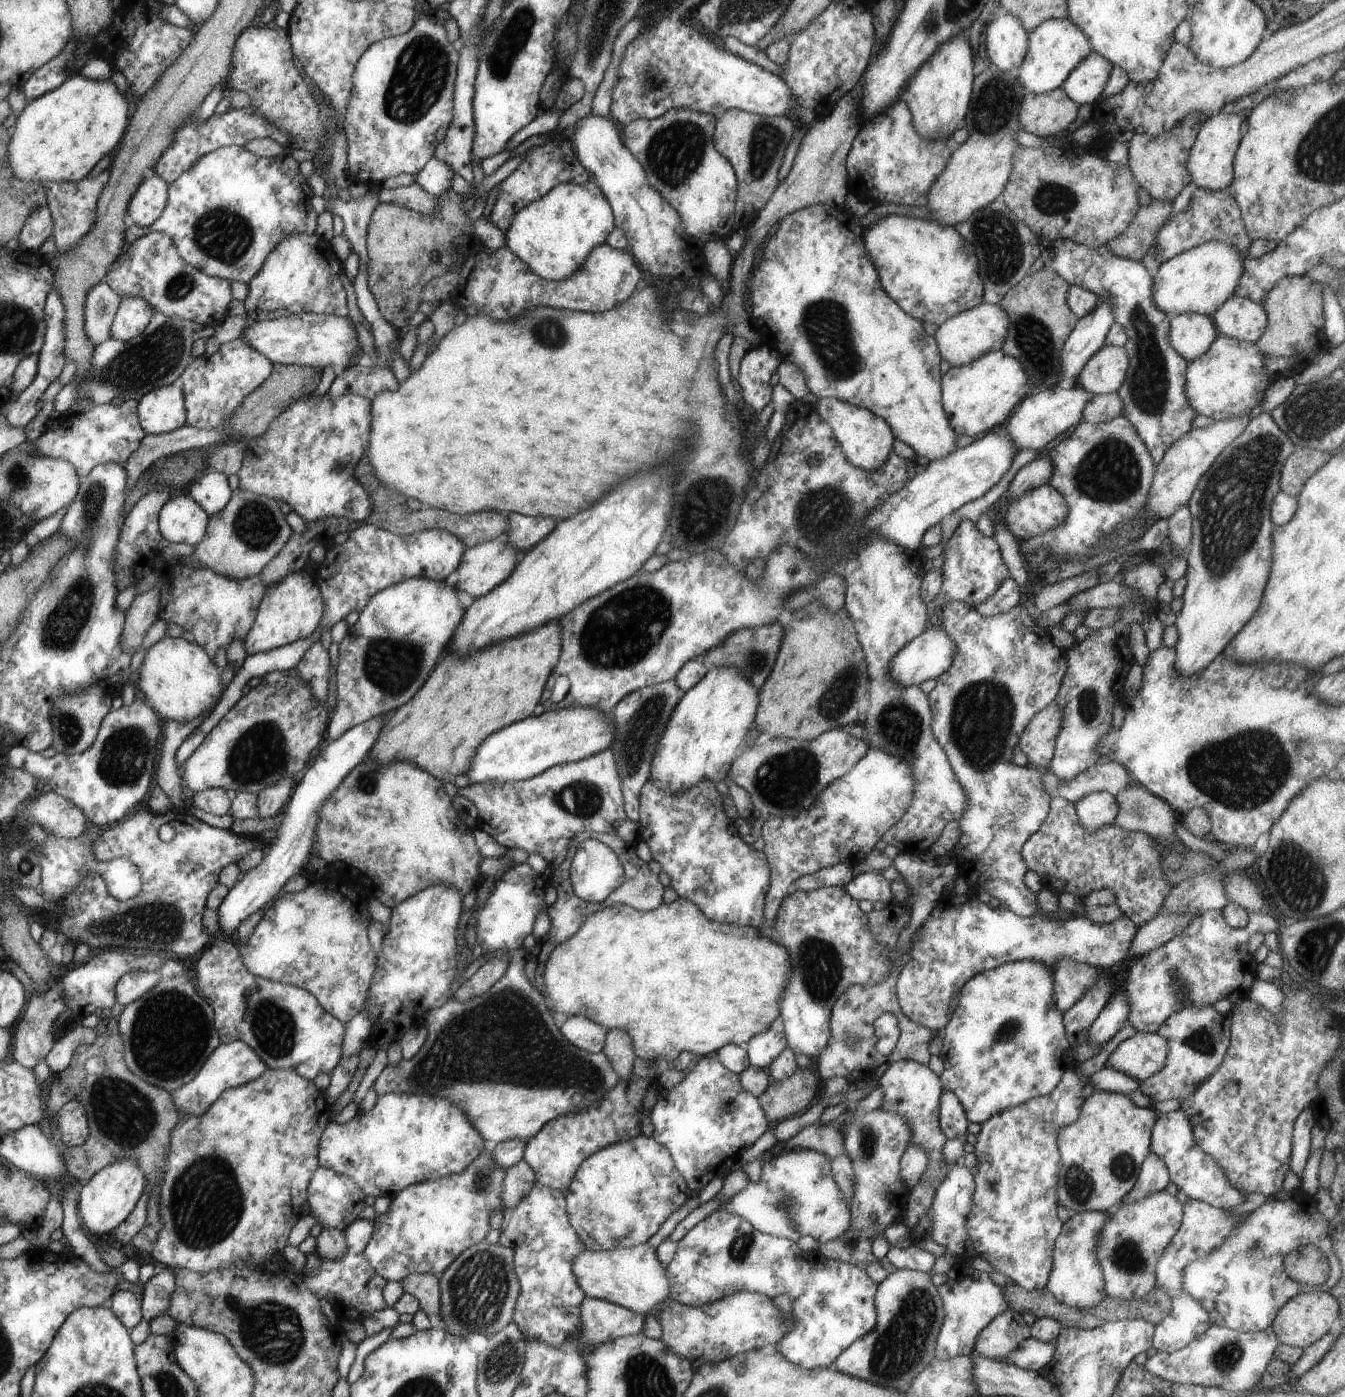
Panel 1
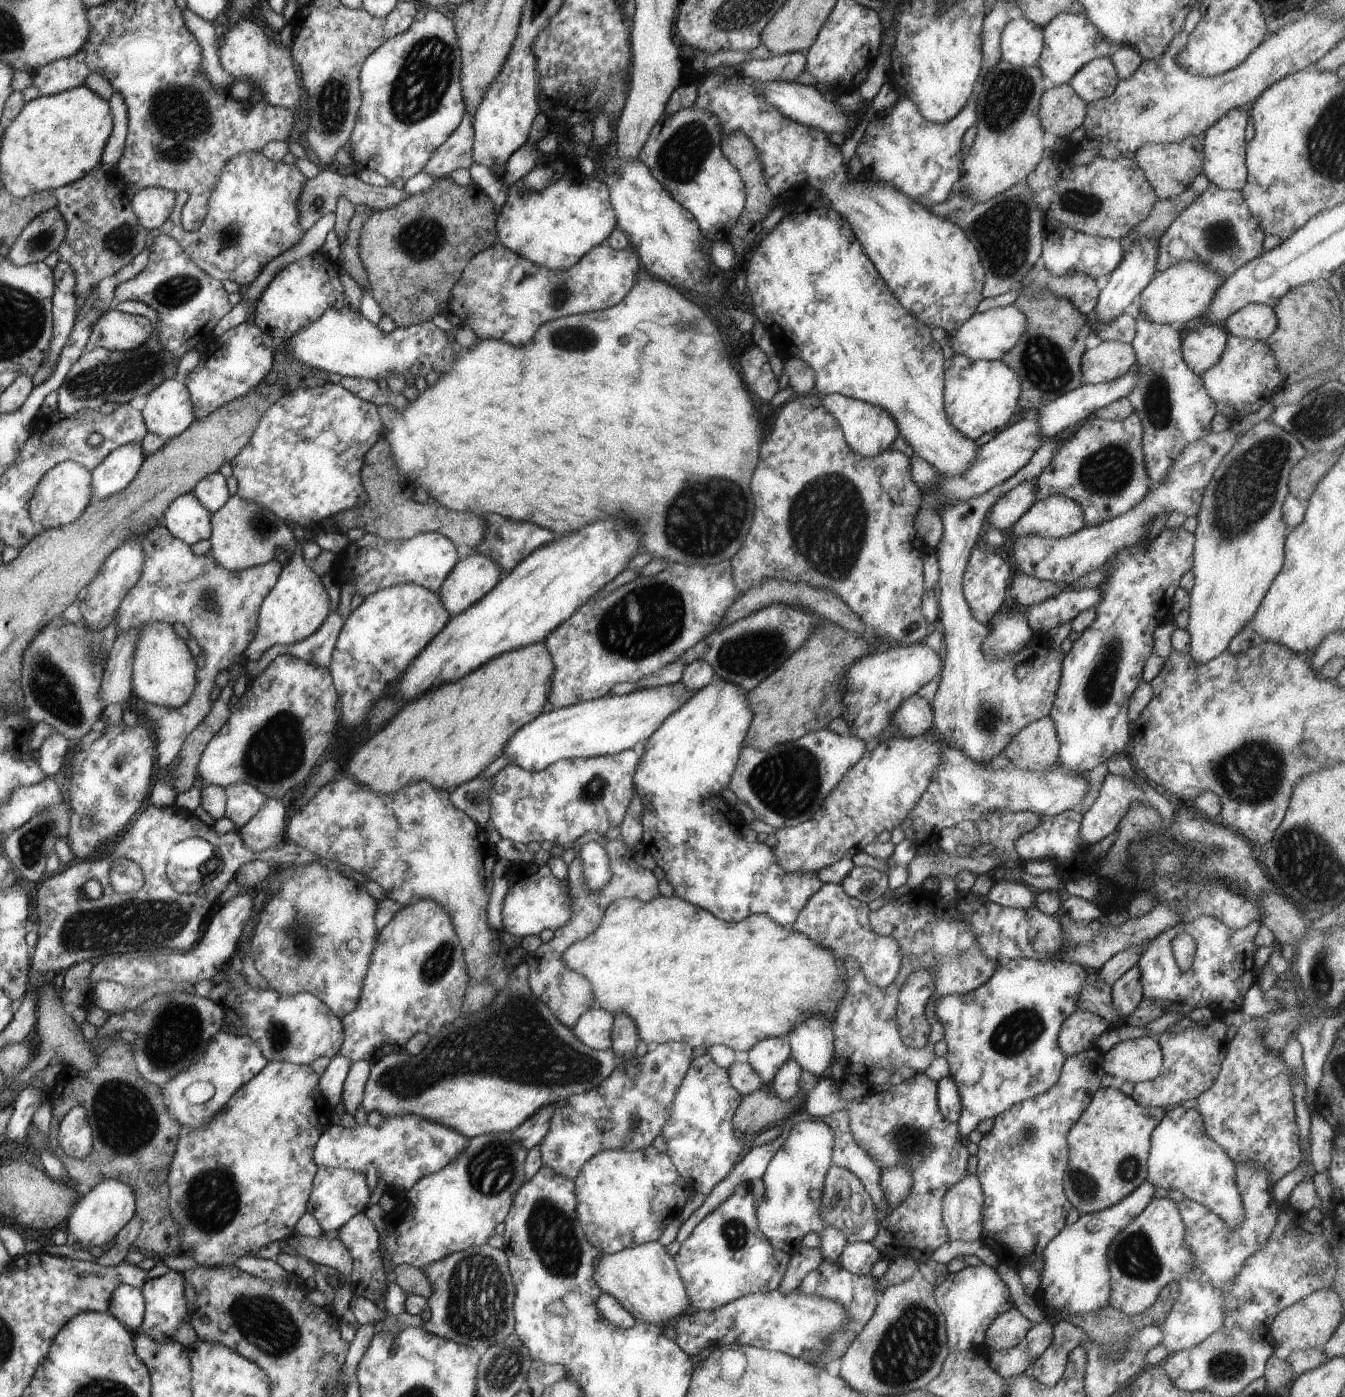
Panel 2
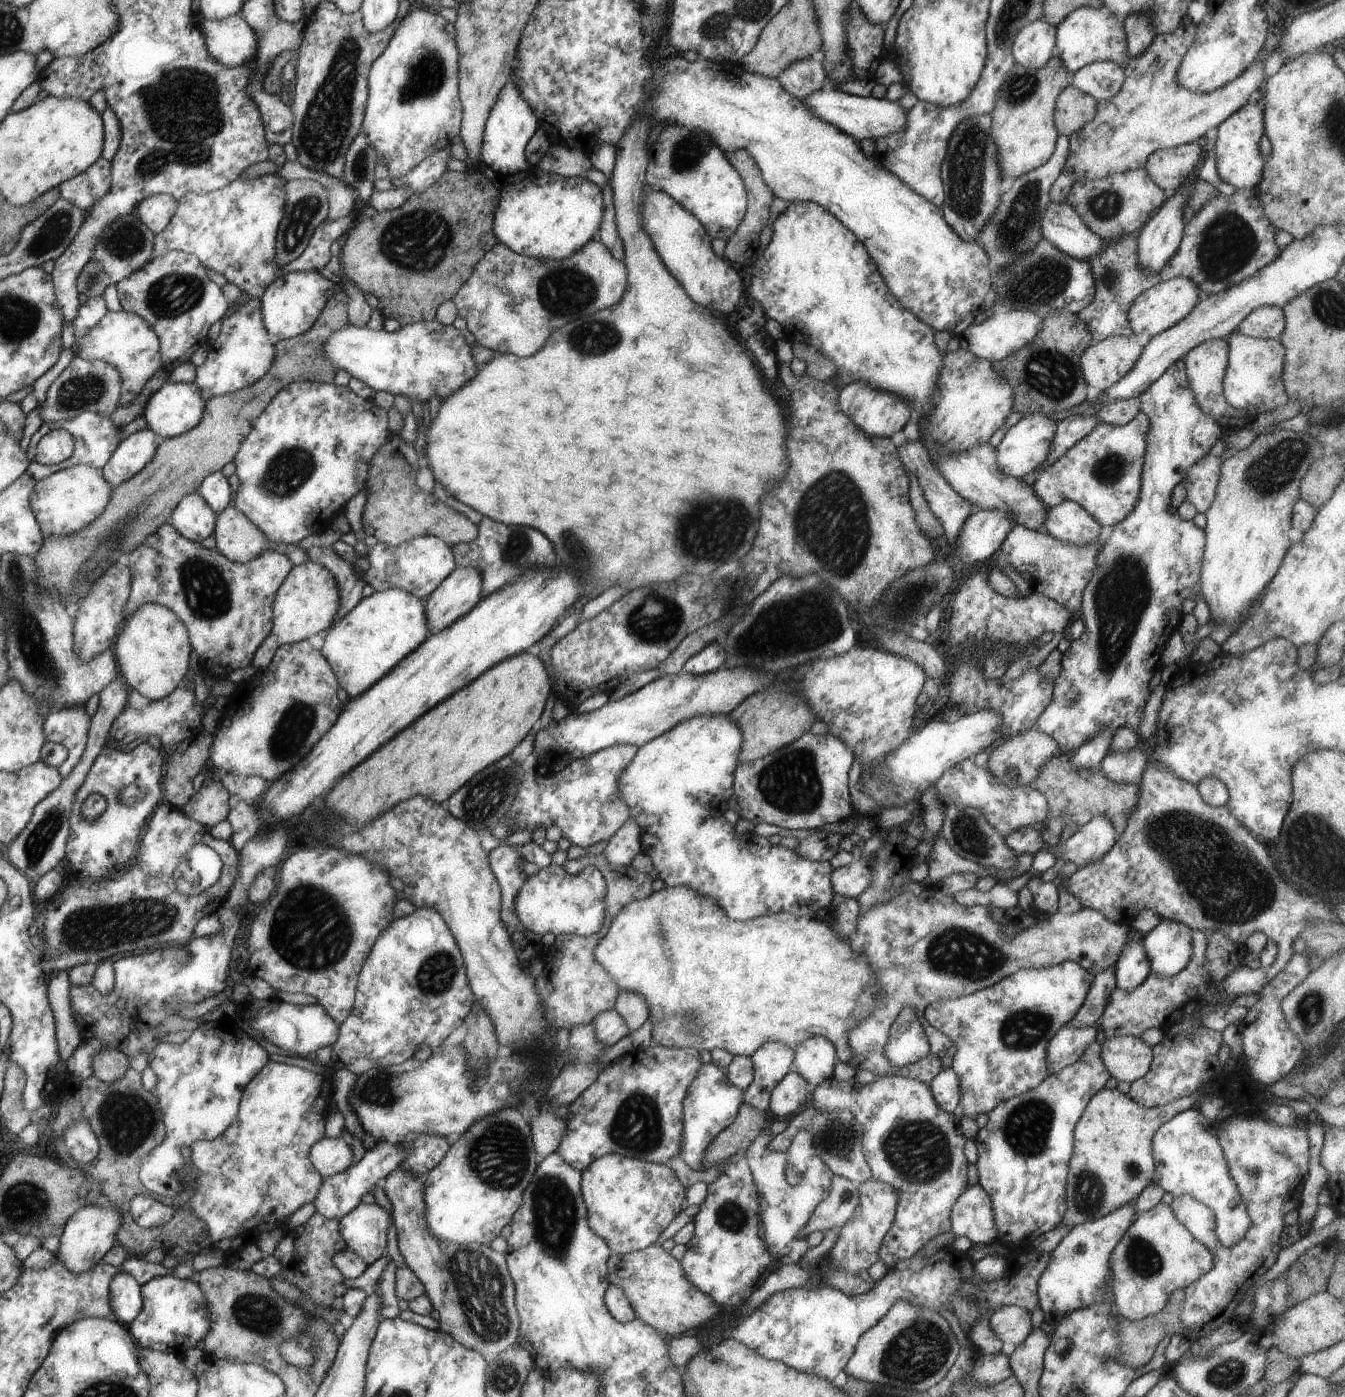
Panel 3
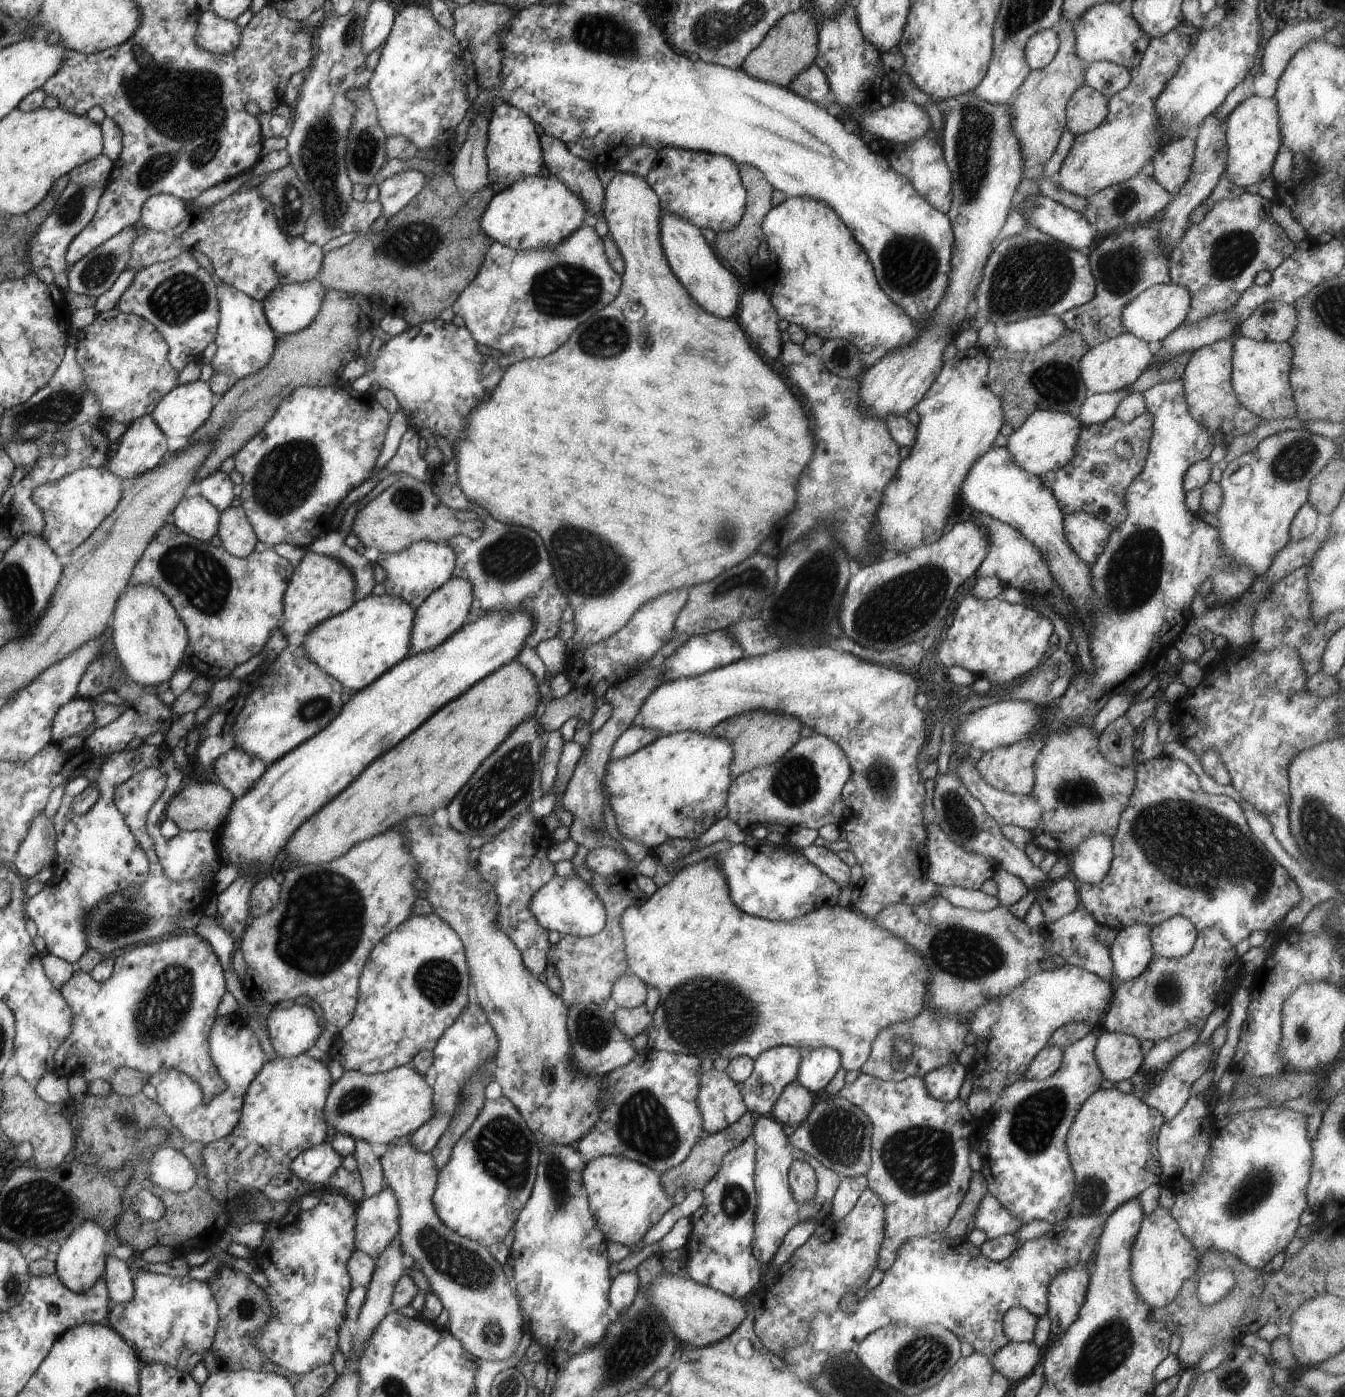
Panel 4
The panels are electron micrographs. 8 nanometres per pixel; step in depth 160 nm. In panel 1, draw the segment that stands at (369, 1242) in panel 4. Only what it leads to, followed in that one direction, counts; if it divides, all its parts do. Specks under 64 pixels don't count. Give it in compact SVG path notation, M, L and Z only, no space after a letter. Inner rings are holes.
M356 1219L343 1230L347 1239L348 1250L342 1261L322 1259L320 1273L314 1277L307 1275L304 1268L298 1272L314 1294L332 1304L333 1310L339 1315L341 1320L352 1319L360 1321L369 1314L386 1308L386 1303L383 1299L383 1288L388 1280L383 1275L378 1274L368 1258L365 1257L368 1241L371 1240L374 1232L375 1223L373 1221Z

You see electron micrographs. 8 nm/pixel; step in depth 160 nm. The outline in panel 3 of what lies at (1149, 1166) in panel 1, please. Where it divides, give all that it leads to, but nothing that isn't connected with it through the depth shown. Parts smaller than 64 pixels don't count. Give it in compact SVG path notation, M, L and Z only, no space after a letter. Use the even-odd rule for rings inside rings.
M1129 1204L1121 1206L1102 1218L1077 1224L1060 1240L1037 1282L1039 1308L1046 1314L1048 1324L1056 1326L1067 1313L1092 1306L1103 1299L1105 1282L1111 1274L1110 1255L1132 1224L1133 1212Z

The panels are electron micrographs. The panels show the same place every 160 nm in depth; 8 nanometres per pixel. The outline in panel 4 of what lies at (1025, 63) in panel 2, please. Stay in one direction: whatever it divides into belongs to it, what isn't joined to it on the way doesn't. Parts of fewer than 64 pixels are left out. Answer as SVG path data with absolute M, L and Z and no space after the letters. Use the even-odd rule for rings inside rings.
M1044 29L1033 34L1027 42L1025 59L1031 70L1040 71L1055 56L1059 49L1059 38L1052 29Z

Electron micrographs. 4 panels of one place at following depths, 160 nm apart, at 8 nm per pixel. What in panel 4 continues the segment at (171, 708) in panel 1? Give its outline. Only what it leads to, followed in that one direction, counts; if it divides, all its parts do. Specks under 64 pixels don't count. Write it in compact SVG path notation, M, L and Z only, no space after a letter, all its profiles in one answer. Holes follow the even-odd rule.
M148 583L127 585L115 605L114 620L111 621L107 638L132 682L143 687L160 687L170 682L190 644L187 625L171 599L158 587Z

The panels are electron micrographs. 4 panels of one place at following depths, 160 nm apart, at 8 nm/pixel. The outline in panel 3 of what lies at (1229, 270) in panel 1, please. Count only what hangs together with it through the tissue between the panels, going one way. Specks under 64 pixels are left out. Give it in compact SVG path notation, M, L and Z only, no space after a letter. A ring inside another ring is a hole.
M1182 277L1162 280L1148 290L1142 291L1132 301L1127 312L1127 320L1135 334L1148 334L1155 337L1180 322L1191 310L1194 310L1198 300L1199 294L1192 281Z

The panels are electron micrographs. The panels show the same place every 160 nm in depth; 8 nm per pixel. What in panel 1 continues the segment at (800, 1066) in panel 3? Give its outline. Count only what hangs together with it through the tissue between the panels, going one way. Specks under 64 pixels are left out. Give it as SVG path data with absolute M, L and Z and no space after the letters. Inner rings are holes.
M823 886L811 891L794 891L781 900L774 926L769 936L775 943L786 947L791 954L792 972L780 1003L780 1016L784 1024L787 1048L795 1054L800 1053L812 1060L817 1060L819 1054L826 1048L831 1037L829 1027L831 1010L838 997L852 985L871 987L885 981L892 972L896 962L894 950L881 945L870 930L869 918L860 909L858 901L852 898L844 887Z

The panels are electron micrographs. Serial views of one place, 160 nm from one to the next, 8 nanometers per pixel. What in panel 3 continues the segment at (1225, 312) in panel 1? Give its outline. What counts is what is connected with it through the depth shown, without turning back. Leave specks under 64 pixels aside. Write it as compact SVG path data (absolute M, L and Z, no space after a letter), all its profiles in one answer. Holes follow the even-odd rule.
M1261 306L1244 318L1236 332L1255 339L1279 339L1284 329L1283 307Z

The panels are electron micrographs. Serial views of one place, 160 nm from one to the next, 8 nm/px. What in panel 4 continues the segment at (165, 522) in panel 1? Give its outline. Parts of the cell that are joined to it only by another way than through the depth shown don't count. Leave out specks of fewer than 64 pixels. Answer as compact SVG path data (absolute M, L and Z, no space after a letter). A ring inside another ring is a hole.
M203 495L184 497L172 512L174 522L187 535L208 543L218 532L218 518L222 518L216 506Z

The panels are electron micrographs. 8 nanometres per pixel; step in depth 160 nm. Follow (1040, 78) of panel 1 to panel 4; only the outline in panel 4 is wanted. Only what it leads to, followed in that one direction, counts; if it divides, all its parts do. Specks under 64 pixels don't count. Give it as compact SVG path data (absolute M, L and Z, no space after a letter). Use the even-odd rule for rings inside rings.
M1105 2L1089 8L1074 24L1077 55L1086 63L1110 61L1135 69L1148 48L1151 36L1143 31L1127 4Z

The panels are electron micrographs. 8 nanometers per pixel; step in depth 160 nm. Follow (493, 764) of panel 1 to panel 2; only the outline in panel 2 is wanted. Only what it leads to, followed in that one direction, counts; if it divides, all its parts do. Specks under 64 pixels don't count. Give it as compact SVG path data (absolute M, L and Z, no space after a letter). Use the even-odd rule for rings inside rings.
M678 683L680 685L633 690L625 695L604 695L569 707L554 708L517 731L505 747L504 754L509 757L512 765L539 771L560 759L599 757L632 749L638 742L648 740L671 714L698 692ZM676 688L683 688L683 694L678 696Z

